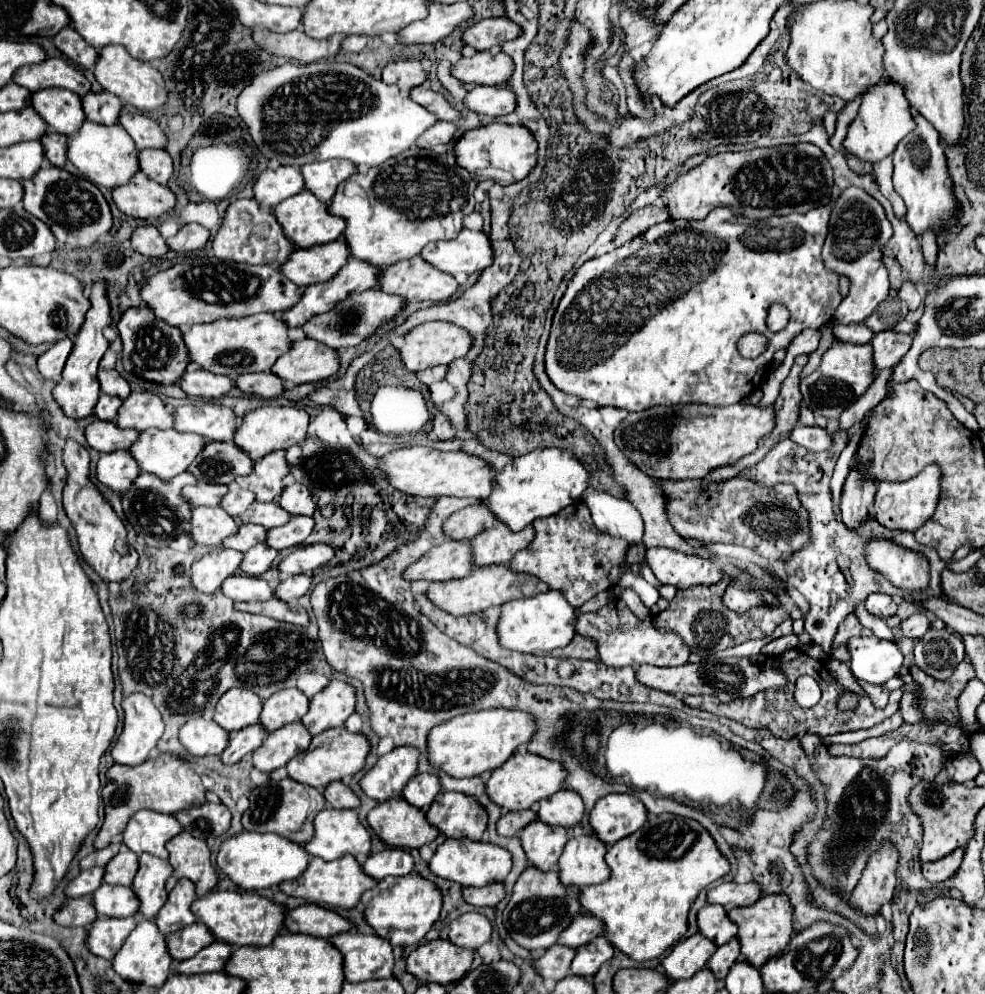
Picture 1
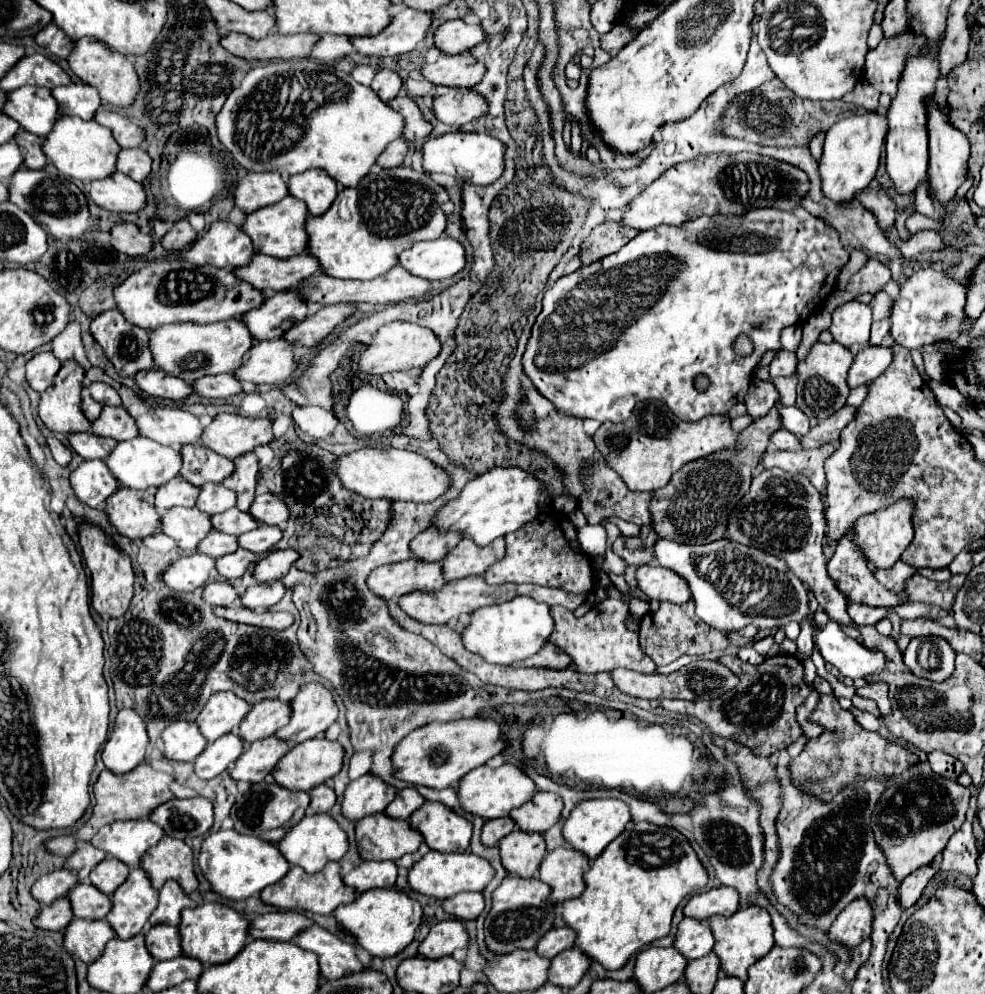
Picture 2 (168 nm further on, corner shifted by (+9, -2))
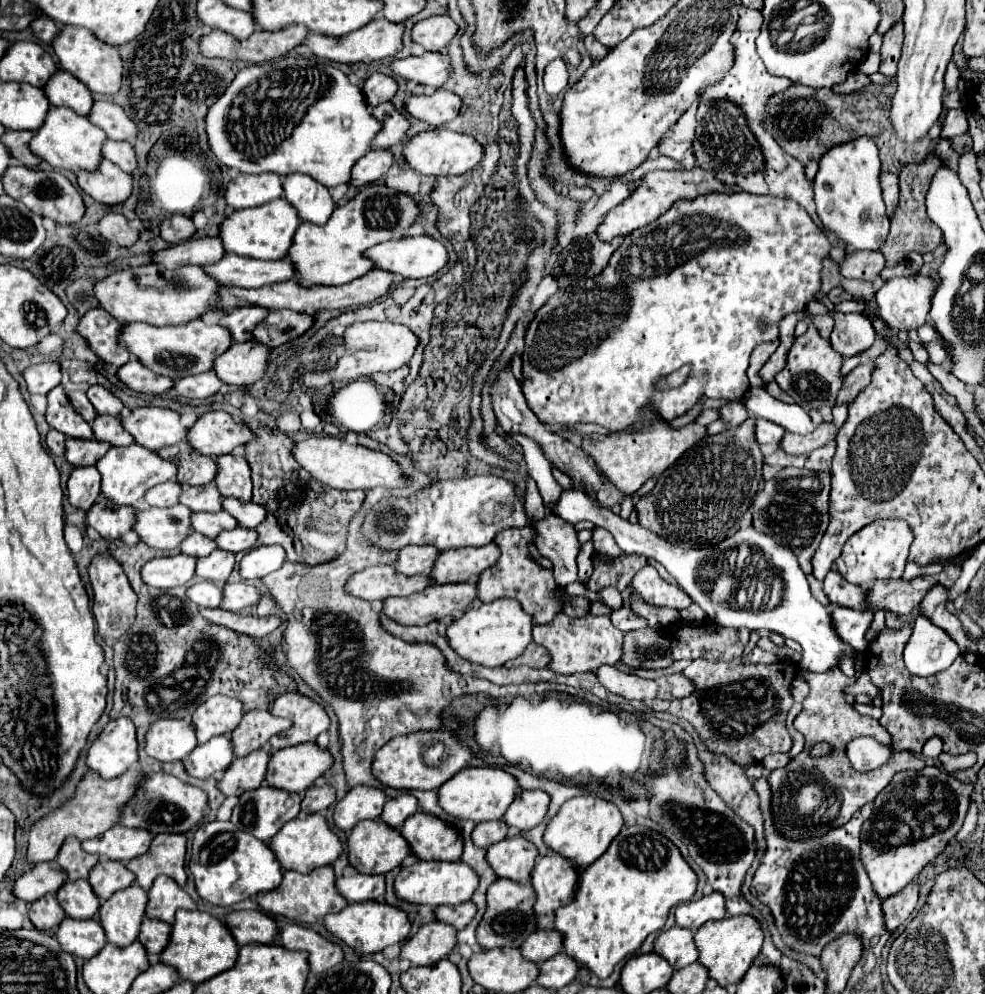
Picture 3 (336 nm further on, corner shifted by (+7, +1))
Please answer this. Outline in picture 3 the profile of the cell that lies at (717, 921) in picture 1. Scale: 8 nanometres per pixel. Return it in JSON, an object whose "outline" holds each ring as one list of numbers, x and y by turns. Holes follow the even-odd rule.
{"outline":[[672,927,658,935,654,943,654,951,672,963,674,969,692,965,698,961,700,953,694,943,694,931,684,927]]}

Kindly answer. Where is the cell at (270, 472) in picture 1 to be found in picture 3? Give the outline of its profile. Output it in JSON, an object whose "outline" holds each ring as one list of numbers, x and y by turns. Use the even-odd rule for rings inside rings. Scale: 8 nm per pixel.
{"outline":[[220,455,218,459,218,475,214,483,218,485,224,497,234,497,238,501,252,499,252,479,250,479,250,465,244,455]]}

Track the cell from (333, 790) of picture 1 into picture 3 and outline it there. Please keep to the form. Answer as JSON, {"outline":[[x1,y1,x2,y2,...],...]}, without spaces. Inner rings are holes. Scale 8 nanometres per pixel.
{"outline":[[312,785,306,793,304,793,304,801,302,801,302,811,304,813,318,813,318,811,326,811,332,803,336,801,336,789,332,785]]}

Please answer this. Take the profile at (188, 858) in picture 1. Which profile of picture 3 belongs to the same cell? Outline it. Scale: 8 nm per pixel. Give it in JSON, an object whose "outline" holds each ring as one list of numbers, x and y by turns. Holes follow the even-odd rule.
{"outline":[[156,835,148,853,132,859,126,867,136,875,136,883,150,891,158,875,172,877,180,887,186,883,184,871,186,837,184,835]]}

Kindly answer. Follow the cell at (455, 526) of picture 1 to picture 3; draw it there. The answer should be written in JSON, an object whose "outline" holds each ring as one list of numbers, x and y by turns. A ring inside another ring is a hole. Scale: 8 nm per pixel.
{"outline":[[408,545,408,547,400,549,394,569,404,575,418,575,418,573,428,575,438,555,440,555,440,551,432,545,424,545,424,547]]}

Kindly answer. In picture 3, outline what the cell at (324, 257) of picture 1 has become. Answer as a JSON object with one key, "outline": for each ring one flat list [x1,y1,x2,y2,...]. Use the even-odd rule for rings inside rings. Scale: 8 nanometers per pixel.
{"outline":[[226,253,220,259,220,263,204,269,206,273,212,273,212,277,220,281,220,285,248,287,248,289,256,289,296,277,296,269,288,257,280,261,262,261,252,257,240,257,236,253]]}

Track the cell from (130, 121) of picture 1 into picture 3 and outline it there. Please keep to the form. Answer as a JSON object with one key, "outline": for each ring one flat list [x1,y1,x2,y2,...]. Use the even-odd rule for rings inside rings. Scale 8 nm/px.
{"outline":[[94,101,92,111,88,119,104,129,108,139,114,141,134,141,138,137,138,127,134,121,116,105,110,101]]}

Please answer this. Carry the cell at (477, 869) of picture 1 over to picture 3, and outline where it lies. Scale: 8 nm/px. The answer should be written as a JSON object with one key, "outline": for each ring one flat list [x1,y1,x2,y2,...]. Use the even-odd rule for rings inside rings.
{"outline":[[416,861,412,867,402,867,394,881,396,895,410,903,420,905,460,905,470,901,480,883,478,873,464,861]]}

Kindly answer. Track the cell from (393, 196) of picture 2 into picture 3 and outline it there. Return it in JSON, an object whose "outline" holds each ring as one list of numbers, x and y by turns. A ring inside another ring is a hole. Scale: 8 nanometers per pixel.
{"outline":[[370,183,346,205,336,207,326,225,300,223,288,257,296,265,302,285,346,285,374,269,374,261,364,255,366,249,390,239,404,239,406,231,418,223,418,219,420,205,414,195,390,193,386,185]]}

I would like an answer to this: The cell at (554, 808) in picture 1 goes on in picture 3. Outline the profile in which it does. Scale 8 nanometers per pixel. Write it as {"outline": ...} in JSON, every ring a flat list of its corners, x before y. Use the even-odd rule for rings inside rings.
{"outline":[[520,791,518,797,512,801,508,811,504,813,504,821,510,827,516,827,518,831,530,831,548,813,550,797,544,791]]}

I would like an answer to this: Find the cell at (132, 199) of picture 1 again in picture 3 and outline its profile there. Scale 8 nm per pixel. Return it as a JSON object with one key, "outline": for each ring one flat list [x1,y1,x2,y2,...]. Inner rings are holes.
{"outline":[[102,159,96,171,78,171,78,185,84,193,104,205,116,205,132,195,132,175,124,173,112,161]]}

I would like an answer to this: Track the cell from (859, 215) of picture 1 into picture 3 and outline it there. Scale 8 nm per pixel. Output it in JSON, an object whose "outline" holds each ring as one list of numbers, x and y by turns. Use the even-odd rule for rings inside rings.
{"outline":[[821,289,814,295,814,300,818,300,828,307,830,315,834,317,834,331,830,335,830,343,840,355,852,357,852,355,862,353,868,347,872,347,872,343,876,339,876,331,874,331,872,321,866,315,833,311,833,304]]}

